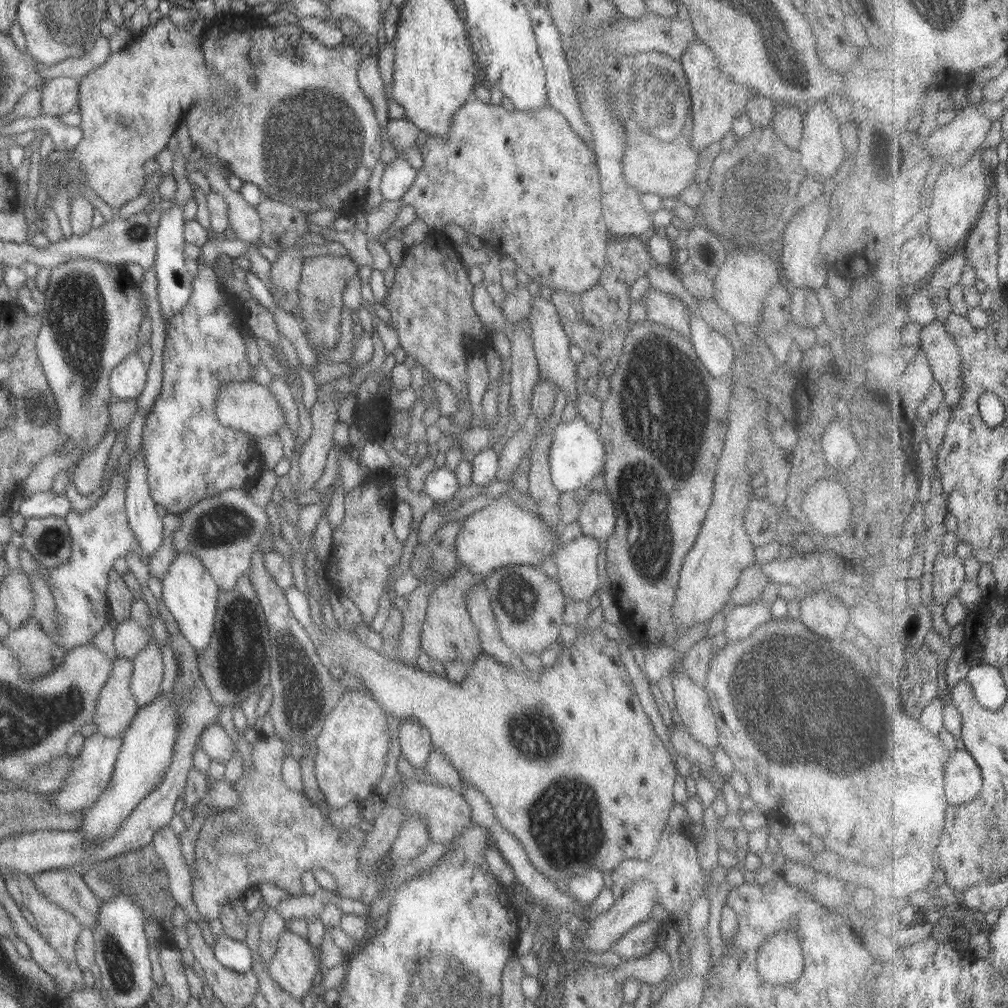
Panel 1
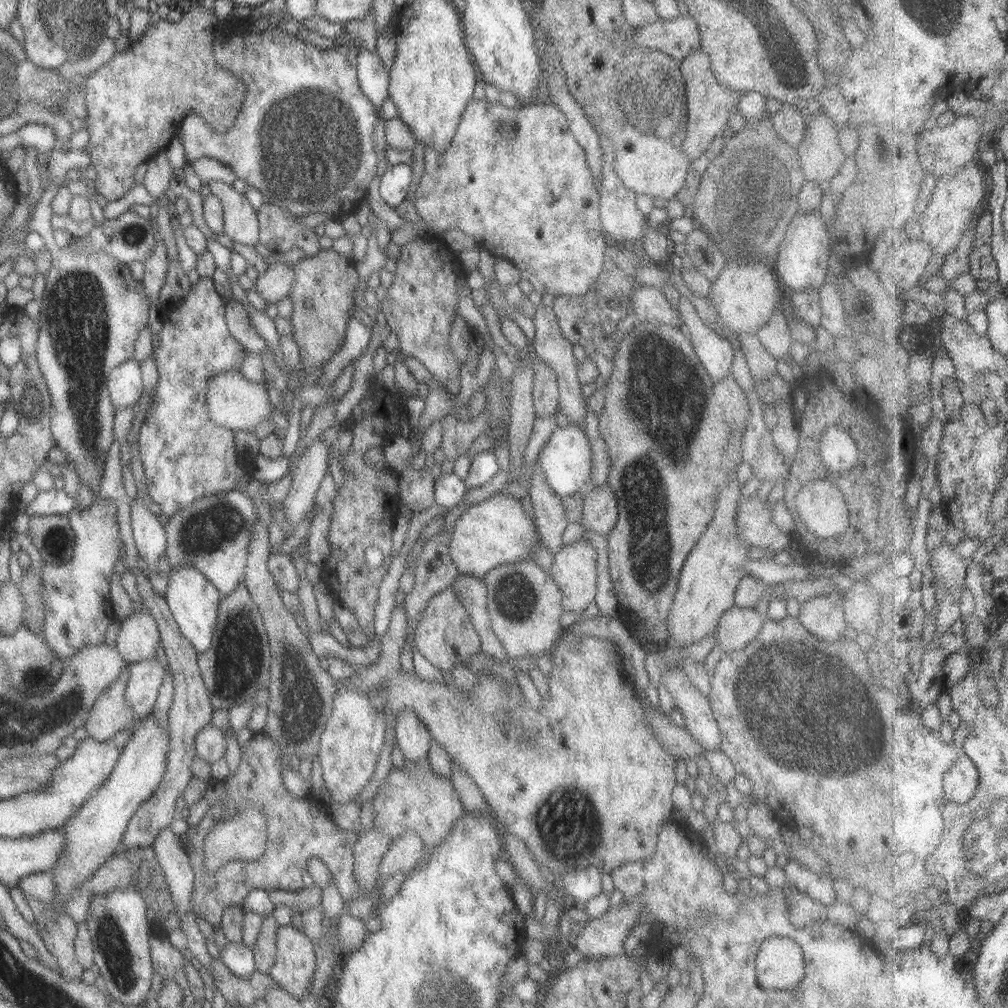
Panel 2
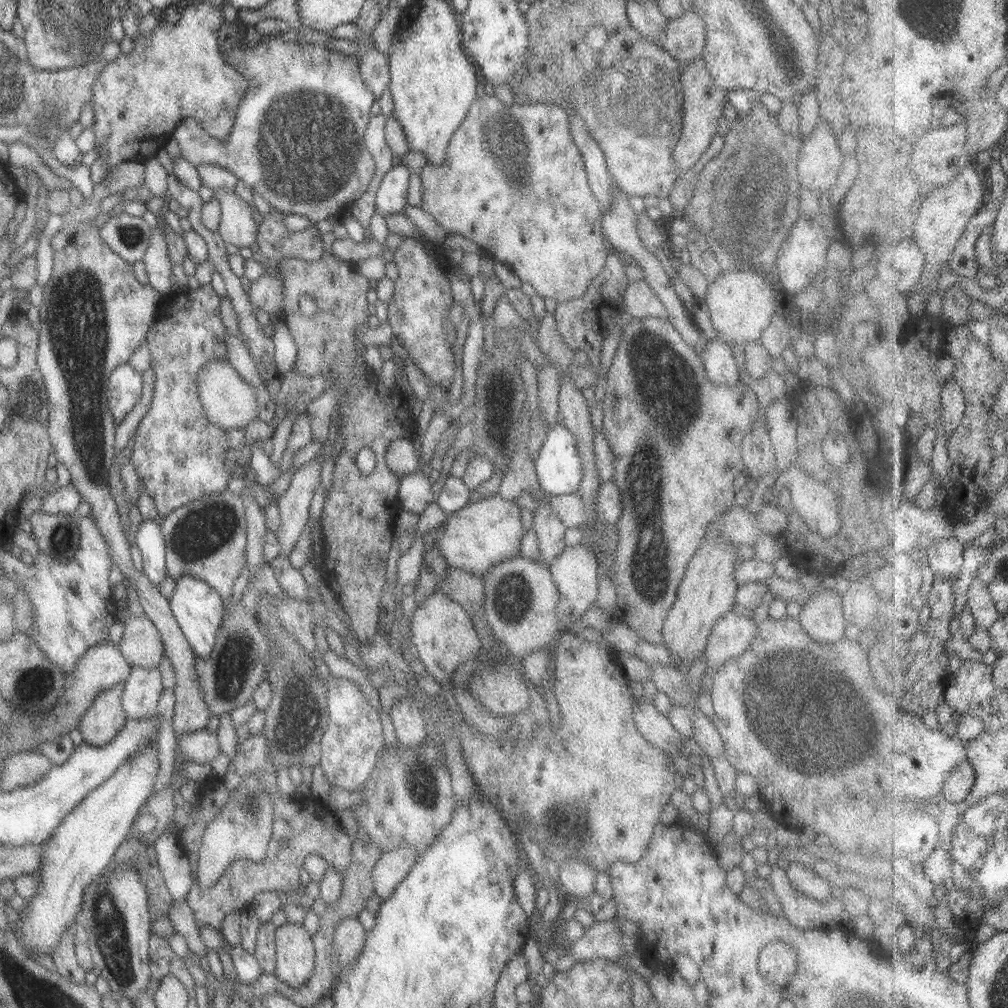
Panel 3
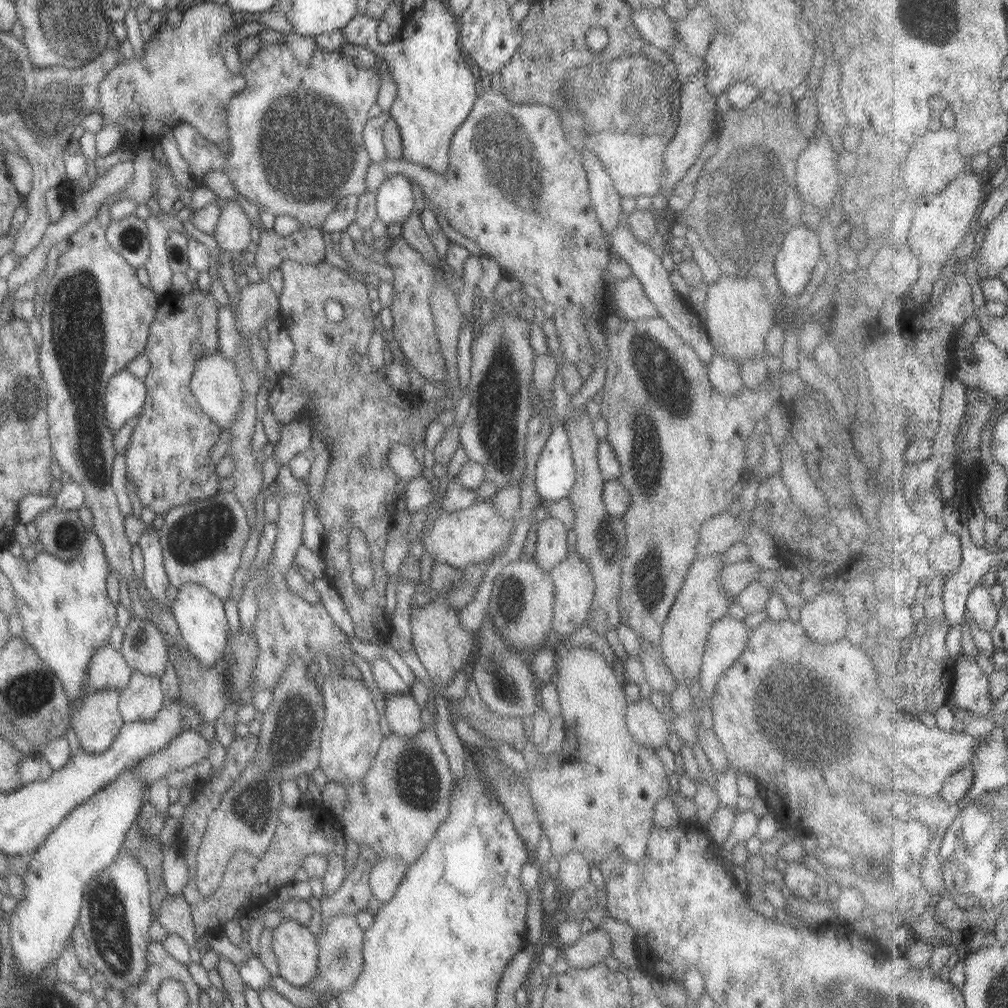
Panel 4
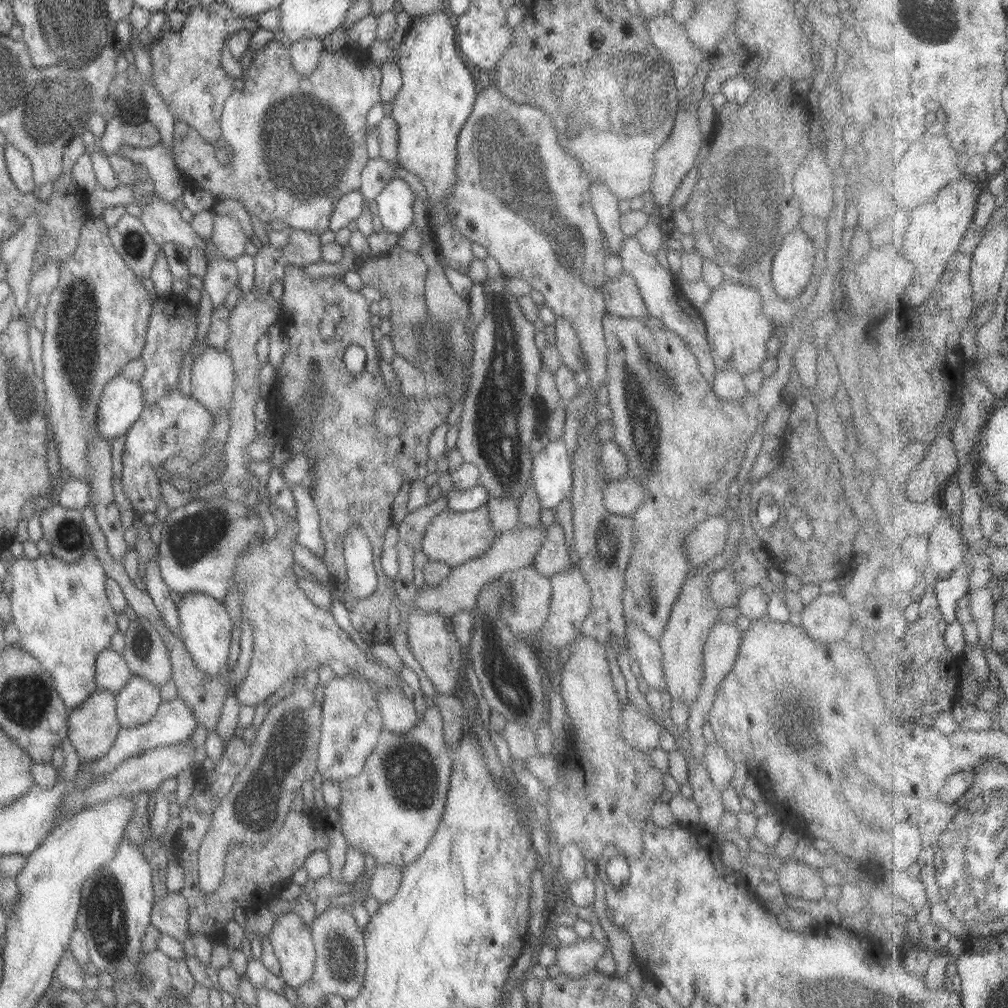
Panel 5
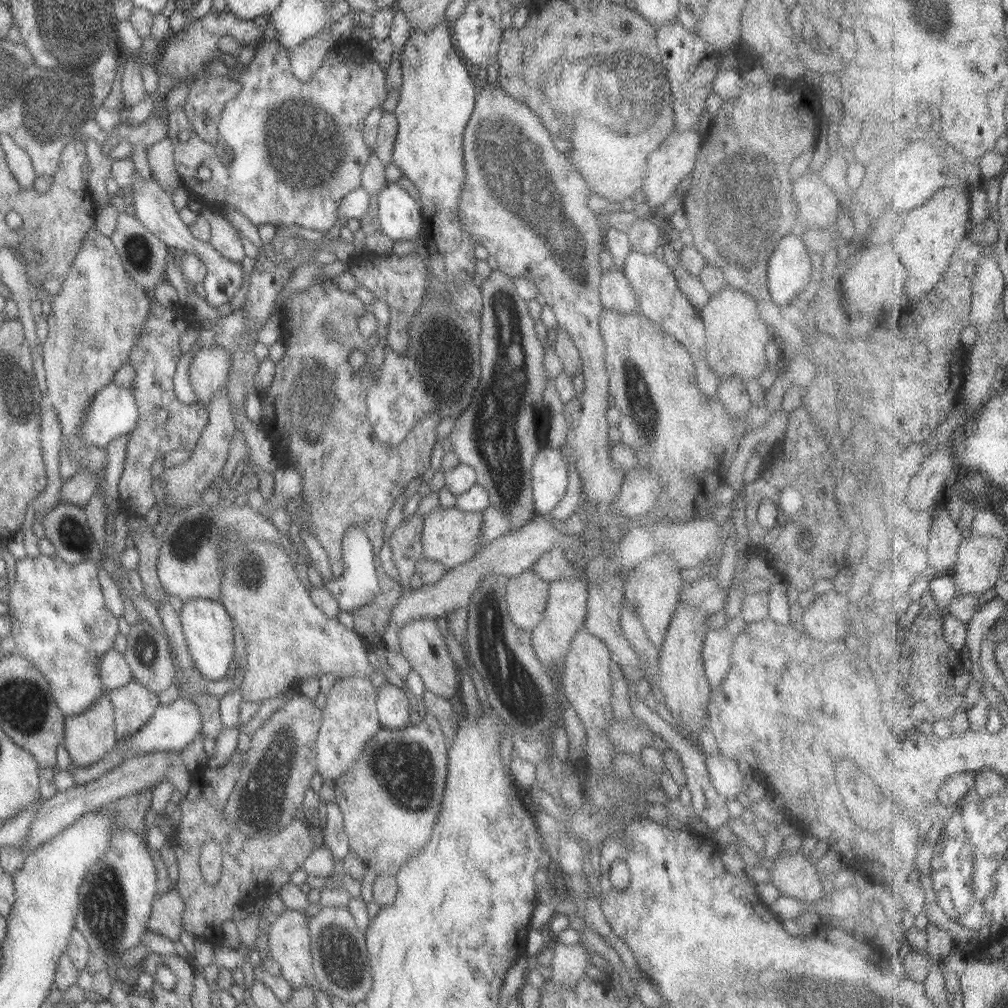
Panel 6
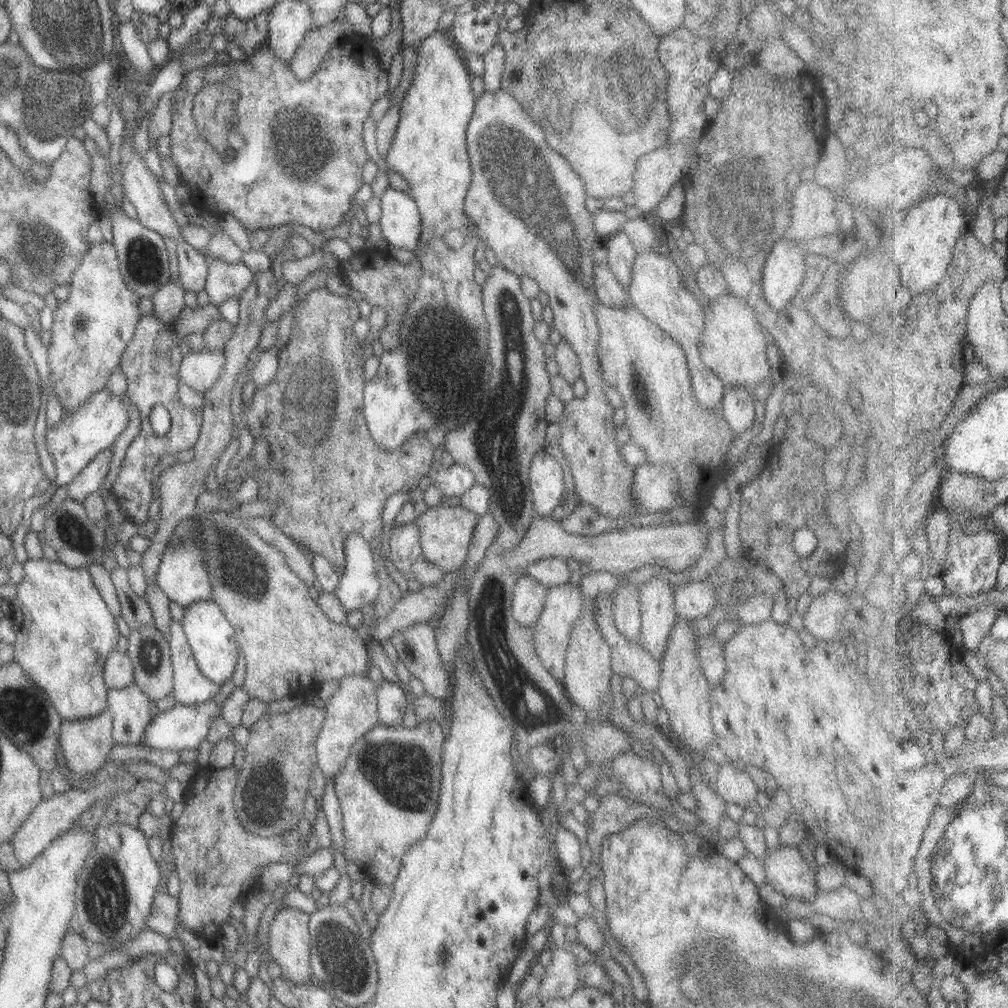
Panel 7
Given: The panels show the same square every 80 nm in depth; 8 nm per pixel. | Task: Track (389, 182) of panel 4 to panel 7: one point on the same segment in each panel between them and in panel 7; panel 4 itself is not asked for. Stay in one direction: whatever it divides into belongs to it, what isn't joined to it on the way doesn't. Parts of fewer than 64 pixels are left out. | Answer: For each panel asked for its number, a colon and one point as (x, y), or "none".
5: (393, 205)
6: (398, 214)
7: (399, 223)

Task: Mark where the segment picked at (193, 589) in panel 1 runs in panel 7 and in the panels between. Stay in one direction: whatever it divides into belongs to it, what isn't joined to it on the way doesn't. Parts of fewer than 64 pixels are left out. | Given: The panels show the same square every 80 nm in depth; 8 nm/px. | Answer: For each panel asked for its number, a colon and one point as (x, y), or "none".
2: (192, 601)
3: (198, 610)
4: (199, 616)
5: (204, 627)
6: (206, 627)
7: (210, 637)

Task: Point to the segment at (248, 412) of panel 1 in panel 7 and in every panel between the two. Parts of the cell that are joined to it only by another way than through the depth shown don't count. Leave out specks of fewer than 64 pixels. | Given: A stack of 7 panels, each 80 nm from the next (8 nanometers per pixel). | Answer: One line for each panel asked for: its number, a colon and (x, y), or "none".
2: (232, 402)
3: (227, 401)
4: (214, 384)
5: (211, 377)
6: (207, 370)
7: (198, 370)

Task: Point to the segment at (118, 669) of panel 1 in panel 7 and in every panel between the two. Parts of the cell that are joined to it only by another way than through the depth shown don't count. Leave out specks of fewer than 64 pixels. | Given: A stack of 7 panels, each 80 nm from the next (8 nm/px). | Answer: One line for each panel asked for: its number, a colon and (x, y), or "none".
2: (109, 715)
3: (100, 723)
4: (96, 722)
5: (92, 727)
6: (87, 737)
7: (85, 743)

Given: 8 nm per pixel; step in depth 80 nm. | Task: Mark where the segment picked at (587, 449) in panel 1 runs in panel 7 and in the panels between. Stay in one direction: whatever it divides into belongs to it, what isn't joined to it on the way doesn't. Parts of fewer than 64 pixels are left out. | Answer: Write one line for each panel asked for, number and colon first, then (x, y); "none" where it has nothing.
2: (564, 459)
3: (557, 466)
4: (554, 474)
5: (551, 475)
6: (548, 475)
7: (545, 480)

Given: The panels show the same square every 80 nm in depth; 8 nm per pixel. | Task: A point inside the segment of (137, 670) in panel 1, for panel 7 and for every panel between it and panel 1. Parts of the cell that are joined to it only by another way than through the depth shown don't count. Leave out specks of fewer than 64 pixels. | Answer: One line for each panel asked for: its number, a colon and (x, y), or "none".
2: (144, 678)
3: (141, 690)
4: (141, 698)
5: (136, 703)
6: (132, 705)
7: (130, 711)

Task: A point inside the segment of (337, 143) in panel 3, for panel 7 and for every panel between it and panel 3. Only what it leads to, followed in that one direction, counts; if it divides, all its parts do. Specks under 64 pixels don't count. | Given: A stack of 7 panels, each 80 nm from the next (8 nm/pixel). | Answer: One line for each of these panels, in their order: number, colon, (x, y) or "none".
4: (294, 132)
5: (315, 169)
6: (290, 188)
7: (309, 178)

